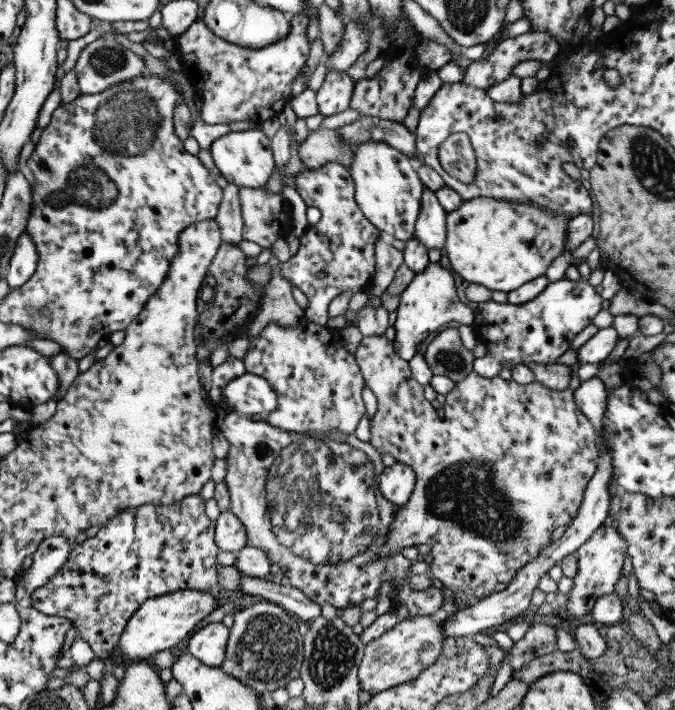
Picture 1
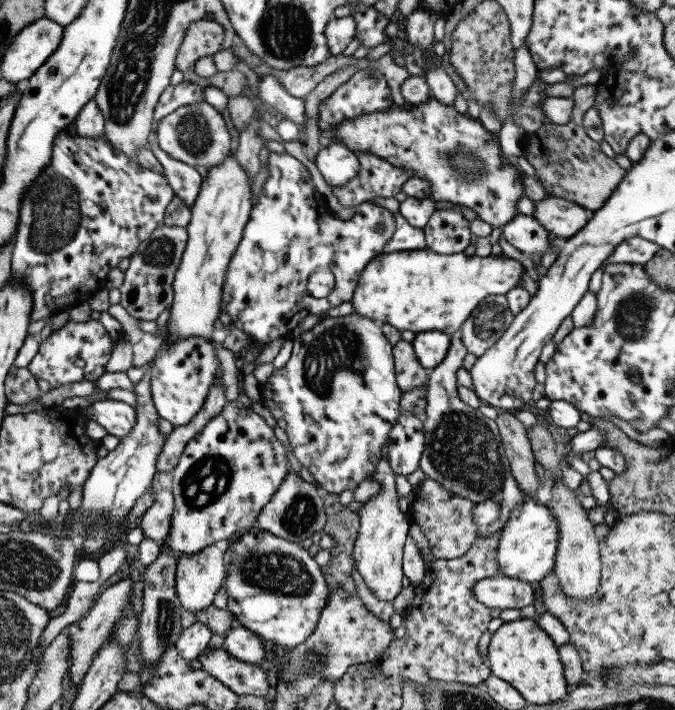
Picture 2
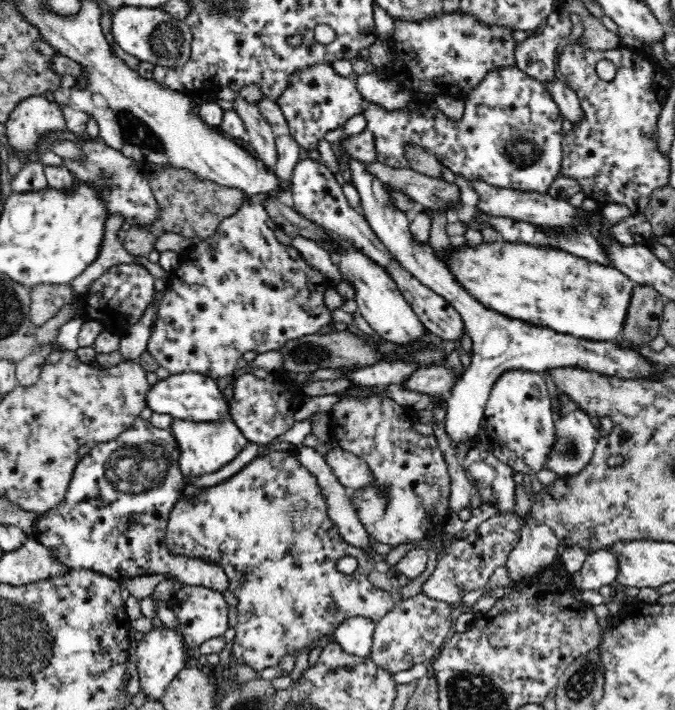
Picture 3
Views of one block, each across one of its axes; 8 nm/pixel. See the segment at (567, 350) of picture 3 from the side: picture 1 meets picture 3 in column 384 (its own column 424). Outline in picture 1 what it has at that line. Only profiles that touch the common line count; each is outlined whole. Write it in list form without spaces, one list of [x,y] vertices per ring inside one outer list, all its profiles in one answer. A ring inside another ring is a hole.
[[[427,186],[422,191],[421,209],[415,222],[415,236],[427,249],[445,246],[447,226],[445,223],[448,212],[442,208],[433,190]]]

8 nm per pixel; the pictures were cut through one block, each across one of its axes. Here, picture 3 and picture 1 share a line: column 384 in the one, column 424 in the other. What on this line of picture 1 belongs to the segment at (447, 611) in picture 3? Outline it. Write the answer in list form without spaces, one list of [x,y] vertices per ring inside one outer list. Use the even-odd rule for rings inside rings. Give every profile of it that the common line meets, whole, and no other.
[[[434,614],[434,615],[424,615],[424,616],[415,616],[415,617],[406,617],[404,620],[397,622],[390,630],[383,632],[376,640],[371,640],[368,644],[365,645],[365,652],[363,653],[363,660],[359,664],[359,673],[358,678],[361,684],[361,690],[369,692],[370,694],[374,694],[387,688],[398,686],[398,684],[404,684],[406,682],[410,682],[414,680],[425,668],[432,666],[440,657],[442,657],[442,649],[444,649],[444,640],[445,632],[443,631],[443,626],[440,624],[442,621],[442,614]]]

